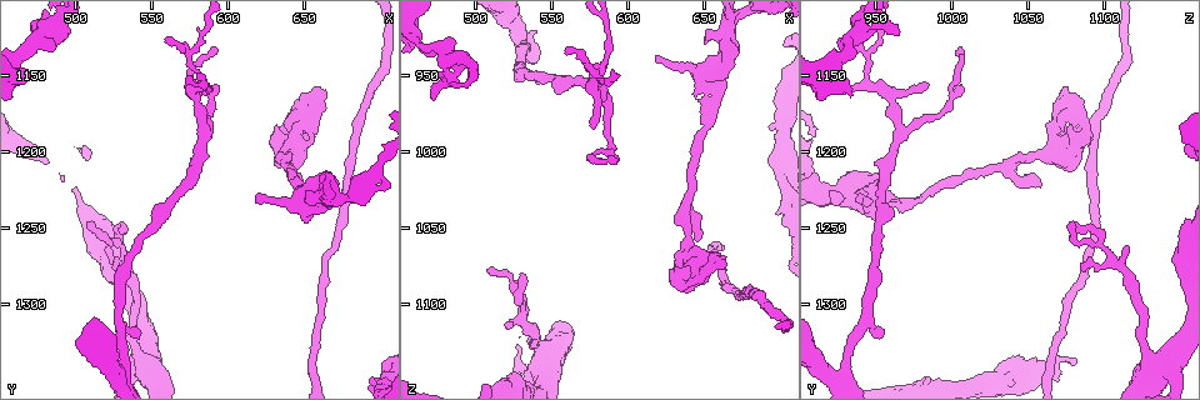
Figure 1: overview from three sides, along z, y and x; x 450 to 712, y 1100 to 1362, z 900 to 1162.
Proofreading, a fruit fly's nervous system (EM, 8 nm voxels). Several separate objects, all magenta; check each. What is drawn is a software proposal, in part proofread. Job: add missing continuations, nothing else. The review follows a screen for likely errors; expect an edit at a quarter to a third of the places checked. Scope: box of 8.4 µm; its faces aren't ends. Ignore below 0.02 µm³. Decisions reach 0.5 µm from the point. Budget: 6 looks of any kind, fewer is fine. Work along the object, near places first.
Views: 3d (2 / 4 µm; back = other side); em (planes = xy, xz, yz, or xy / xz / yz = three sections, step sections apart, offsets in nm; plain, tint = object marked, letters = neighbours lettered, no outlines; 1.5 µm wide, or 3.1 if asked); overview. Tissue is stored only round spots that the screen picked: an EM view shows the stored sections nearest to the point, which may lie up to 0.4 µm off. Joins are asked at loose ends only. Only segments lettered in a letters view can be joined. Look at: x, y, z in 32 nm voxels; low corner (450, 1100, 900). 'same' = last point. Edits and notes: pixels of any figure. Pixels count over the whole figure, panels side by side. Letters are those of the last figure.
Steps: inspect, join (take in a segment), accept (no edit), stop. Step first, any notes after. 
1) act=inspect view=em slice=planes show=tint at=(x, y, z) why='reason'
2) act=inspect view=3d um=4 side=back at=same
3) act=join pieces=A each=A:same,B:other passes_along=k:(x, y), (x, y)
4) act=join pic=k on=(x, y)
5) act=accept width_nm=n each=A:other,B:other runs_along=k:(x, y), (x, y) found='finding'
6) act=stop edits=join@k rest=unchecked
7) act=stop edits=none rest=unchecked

act=inspect view=em slice=planes show=letters at=(472, 1124, 966) why='an open end'

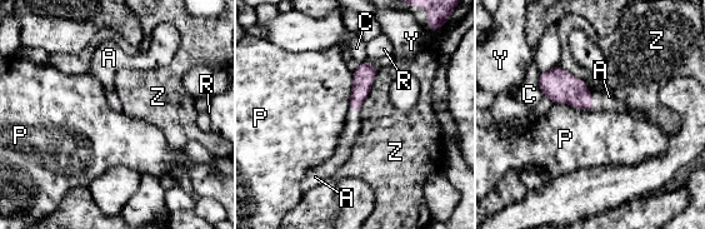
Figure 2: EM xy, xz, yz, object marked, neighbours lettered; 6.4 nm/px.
act=join pieces=A longest_contact=Z:320nm each=A:same,C:other,P:other,R:other,Y:other,Z:other found='it goes on there'

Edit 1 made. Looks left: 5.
act=inspect view=overview why='redraw'

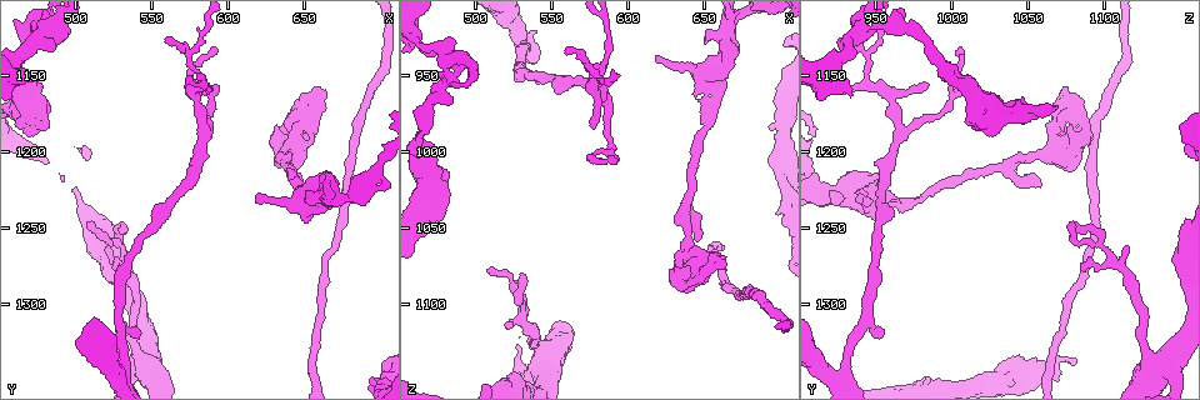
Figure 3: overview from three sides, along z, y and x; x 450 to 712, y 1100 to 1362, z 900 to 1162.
act=inspect view=em slice=planes show=letters at=(590, 1132, 1004)

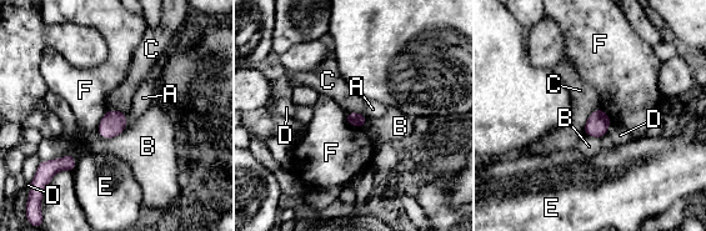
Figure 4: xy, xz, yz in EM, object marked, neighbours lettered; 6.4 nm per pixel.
act=accept each=A:other,B:other,C:other,D:other,E:other,F:other border=4:(600, 108), (590, 115), (582, 132) found='none of them fits'

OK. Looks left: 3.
act=inspect view=em slice=planes show=tint at=(542, 1322, 954) why='free end'

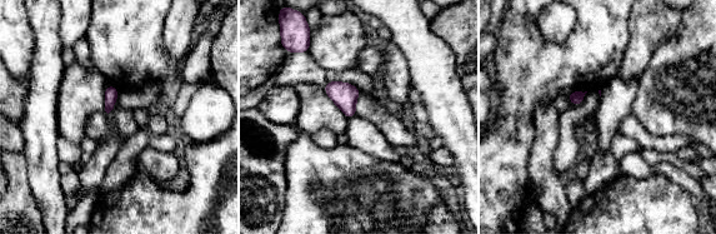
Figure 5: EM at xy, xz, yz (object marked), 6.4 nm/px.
act=inspect view=em slice=planes show=letters at=same

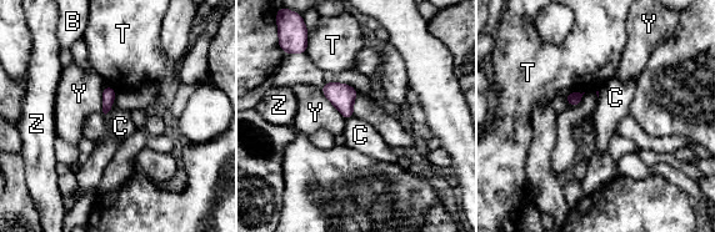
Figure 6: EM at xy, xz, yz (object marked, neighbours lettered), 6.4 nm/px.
act=accept each=B:other,C:other,T:other,Y:other,Z:other border=6:(113, 104), (105, 114) found='none of them fits'

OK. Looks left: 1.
act=stop edits=join@2 rest=unchecked

